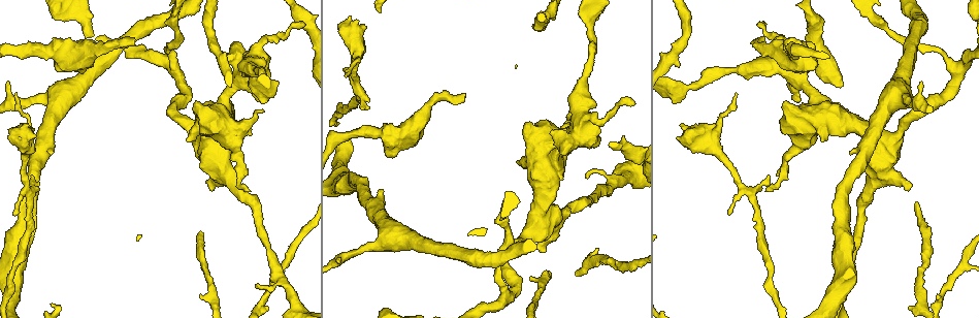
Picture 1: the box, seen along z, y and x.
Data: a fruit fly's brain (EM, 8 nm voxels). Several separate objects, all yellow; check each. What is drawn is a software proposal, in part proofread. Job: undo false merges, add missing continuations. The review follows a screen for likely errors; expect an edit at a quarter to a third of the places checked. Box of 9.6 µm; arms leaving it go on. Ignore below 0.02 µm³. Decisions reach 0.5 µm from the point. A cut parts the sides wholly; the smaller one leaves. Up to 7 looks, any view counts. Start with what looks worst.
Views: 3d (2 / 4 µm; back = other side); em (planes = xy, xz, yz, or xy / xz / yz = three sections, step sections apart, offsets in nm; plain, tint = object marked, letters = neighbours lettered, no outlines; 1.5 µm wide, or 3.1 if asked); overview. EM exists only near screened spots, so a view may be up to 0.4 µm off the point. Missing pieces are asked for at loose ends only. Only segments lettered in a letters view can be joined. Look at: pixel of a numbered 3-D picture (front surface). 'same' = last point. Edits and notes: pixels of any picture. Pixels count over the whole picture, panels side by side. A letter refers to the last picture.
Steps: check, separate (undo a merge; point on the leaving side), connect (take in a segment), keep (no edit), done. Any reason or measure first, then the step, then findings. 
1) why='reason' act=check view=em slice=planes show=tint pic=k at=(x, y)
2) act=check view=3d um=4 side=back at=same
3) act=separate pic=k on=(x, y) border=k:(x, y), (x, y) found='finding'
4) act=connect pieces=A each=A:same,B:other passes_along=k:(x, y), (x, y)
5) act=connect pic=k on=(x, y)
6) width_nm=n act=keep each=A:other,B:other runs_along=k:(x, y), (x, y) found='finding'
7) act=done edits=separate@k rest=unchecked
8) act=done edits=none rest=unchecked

why='free end' act=check view=em slice=planes show=letters pic=1 at=(132, 45)

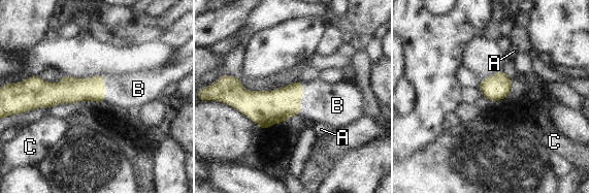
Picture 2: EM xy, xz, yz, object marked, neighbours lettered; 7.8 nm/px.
longest_contact=B:260nm act=connect pieces=B each=A:other,B:same,C:other found='it goes on there'

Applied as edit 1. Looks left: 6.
act=check view=overview

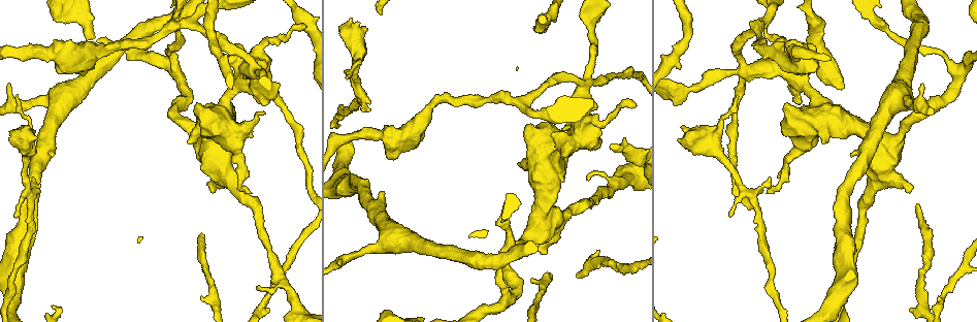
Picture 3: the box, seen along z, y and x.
act=check view=em slice=planes show=letters pic=3 at=(202, 297)

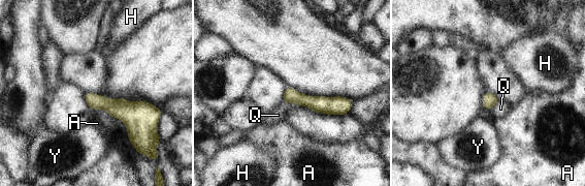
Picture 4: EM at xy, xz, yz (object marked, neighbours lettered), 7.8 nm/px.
act=keep each=A:other,H:other,Q:other,Y:other runs_along=4:(286, 95), (315, 103), (349, 103) found='none of them fits'

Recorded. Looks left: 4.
why='free end' act=check view=3d um=4 pic=3 at=(306, 26)

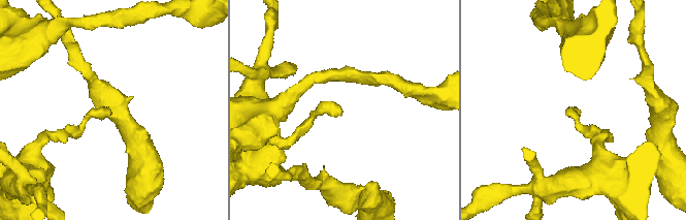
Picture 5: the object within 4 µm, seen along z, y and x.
act=check view=em slice=planes show=tint pic=5 at=(109, 112)

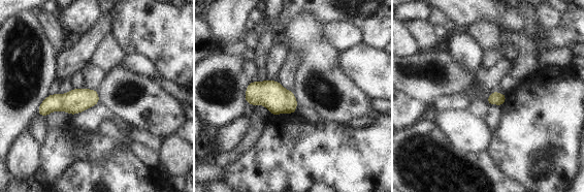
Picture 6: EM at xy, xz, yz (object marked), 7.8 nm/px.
why='what lies round it' act=check view=em slice=planes show=letters at=same

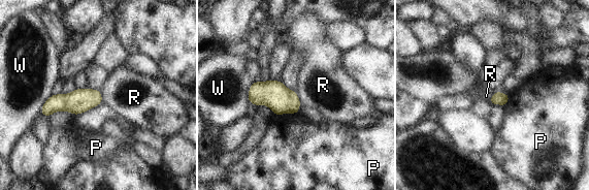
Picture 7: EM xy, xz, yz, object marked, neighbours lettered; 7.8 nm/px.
act=keep each=P:other,R:other,W:other found='no lettered segment goes on from it'

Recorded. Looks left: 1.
act=done edits=connect@2 rest=unchecked

